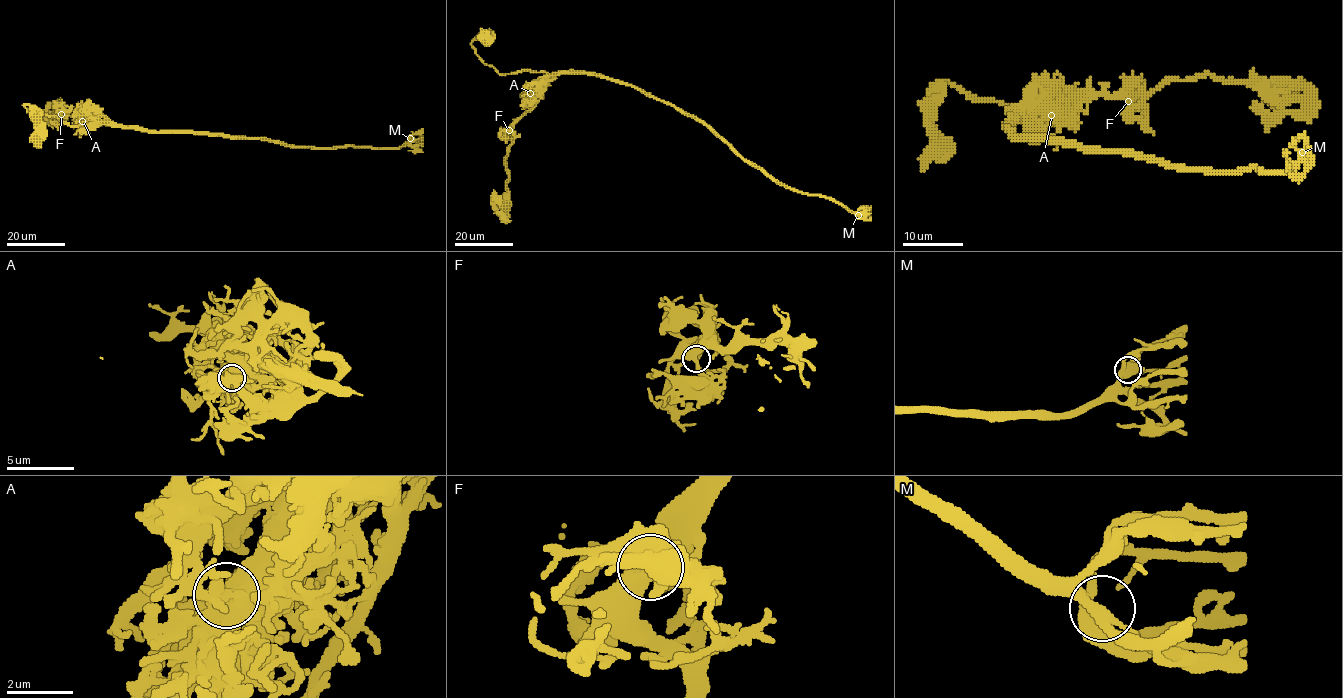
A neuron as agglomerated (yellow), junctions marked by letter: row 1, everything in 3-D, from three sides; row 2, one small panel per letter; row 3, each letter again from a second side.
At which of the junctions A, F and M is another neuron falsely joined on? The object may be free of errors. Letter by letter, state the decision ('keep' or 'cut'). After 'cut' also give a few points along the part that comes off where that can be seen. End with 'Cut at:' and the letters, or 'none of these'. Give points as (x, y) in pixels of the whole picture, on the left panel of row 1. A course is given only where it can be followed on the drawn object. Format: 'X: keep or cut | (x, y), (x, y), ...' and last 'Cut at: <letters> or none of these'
A: cut | (83, 121), (91, 118), (124, 128), (257, 138), (298, 146), (400, 148), (410, 143), (417, 149), (408, 151)
F: keep
M: keep
Cut at: A

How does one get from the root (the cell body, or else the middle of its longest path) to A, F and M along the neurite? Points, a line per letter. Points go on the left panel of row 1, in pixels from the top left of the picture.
A: (38, 137), (33, 106), (23, 105), (72, 126), (105, 119), (99, 124), (83, 121)
F: (38, 137), (33, 106), (23, 105), (72, 126), (105, 119), (99, 124), (92, 113), (60, 113)
M: (38, 137), (33, 106), (23, 105), (72, 126), (105, 116), (99, 124), (298, 146), (400, 148), (410, 138)

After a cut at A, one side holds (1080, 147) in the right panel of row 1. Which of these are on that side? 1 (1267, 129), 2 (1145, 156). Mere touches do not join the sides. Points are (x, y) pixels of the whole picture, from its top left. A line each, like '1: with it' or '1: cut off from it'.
1: cut off from it
2: with it

